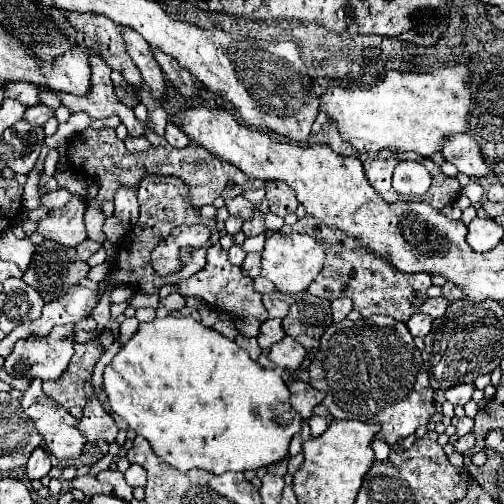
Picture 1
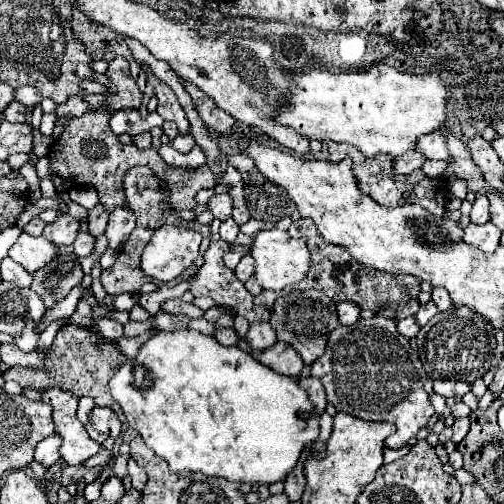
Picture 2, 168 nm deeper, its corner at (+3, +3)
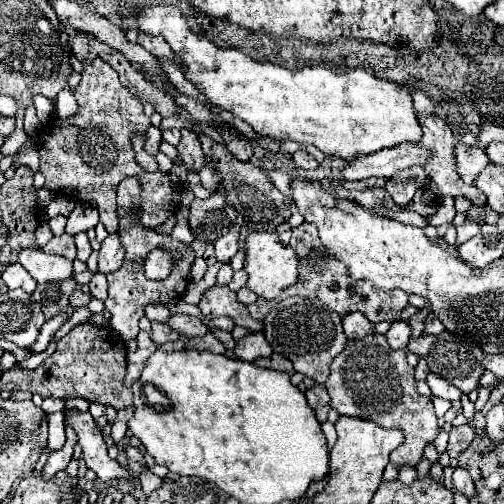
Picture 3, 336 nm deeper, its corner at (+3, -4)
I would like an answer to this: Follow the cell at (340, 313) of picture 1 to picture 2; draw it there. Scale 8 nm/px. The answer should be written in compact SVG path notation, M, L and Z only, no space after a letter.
M343 301L343 303L337 303L337 313L343 325L353 325L361 315L361 307L353 305L351 301Z

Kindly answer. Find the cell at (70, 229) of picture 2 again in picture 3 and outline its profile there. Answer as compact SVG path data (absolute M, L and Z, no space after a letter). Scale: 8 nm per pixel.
M61 234L61 236L53 236L45 246L43 250L47 254L59 254L59 256L65 256L69 260L75 260L75 242L73 242L73 236L71 234Z

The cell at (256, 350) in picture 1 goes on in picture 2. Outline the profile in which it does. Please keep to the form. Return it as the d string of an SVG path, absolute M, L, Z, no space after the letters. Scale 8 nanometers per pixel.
M221 327L215 329L213 337L215 337L221 345L225 345L225 347L233 347L233 345L237 345L237 339L239 339L239 335L237 335L233 329L221 329Z

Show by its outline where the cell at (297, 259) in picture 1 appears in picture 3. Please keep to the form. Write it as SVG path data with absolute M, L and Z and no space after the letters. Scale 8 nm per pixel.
M251 232L245 242L245 270L249 274L247 286L261 298L273 300L287 286L293 286L299 278L297 252L279 240L277 232Z

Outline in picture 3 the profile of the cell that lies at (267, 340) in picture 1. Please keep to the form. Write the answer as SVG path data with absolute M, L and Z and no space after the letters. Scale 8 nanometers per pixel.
M253 332L253 334L249 334L249 336L245 336L245 338L241 338L241 340L237 342L235 354L237 354L237 358L241 358L241 360L253 362L253 360L257 360L257 358L271 356L273 350L271 350L271 346L267 344L263 332Z

